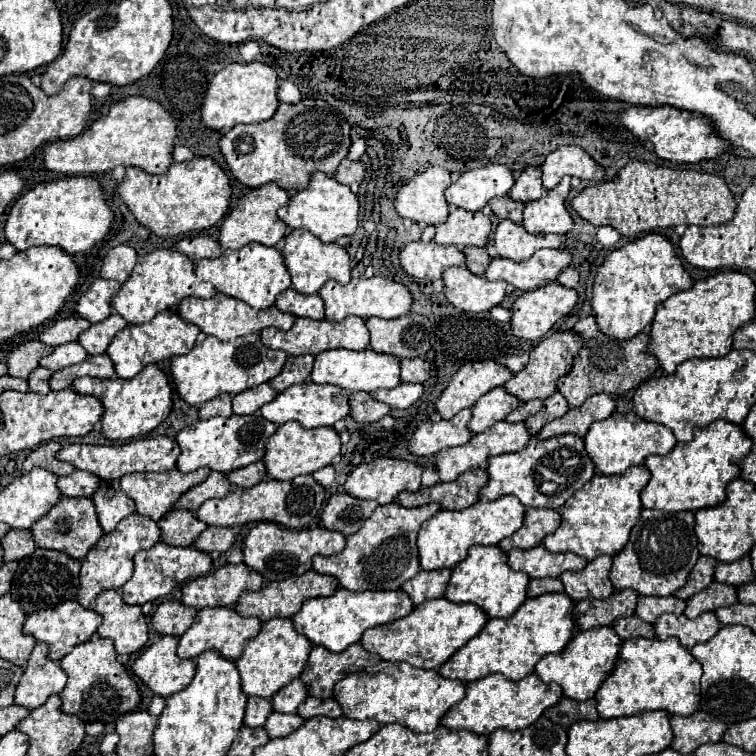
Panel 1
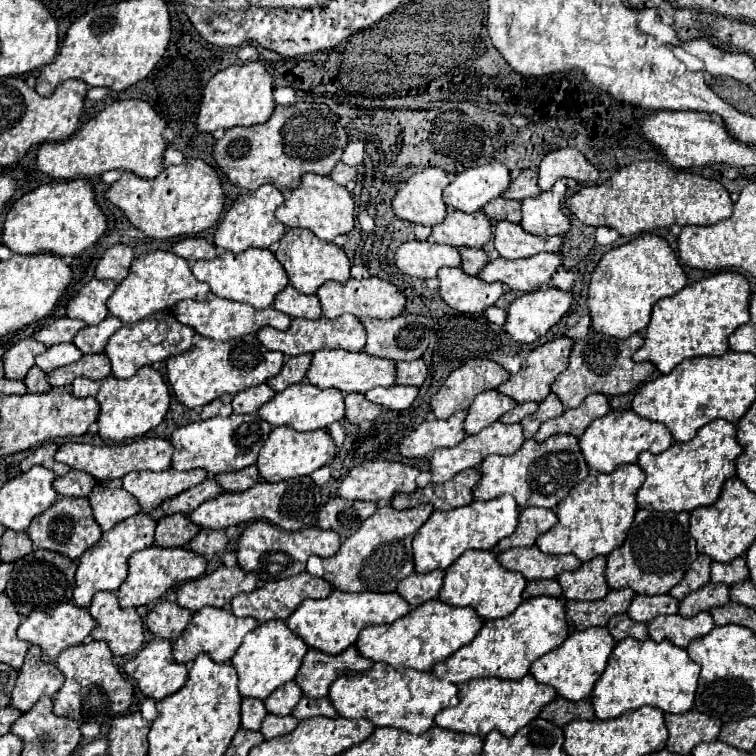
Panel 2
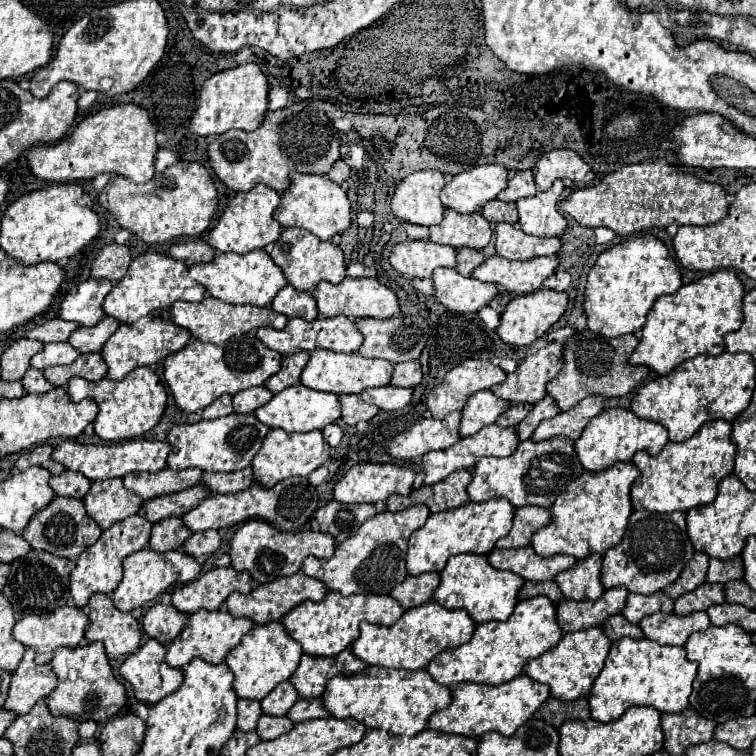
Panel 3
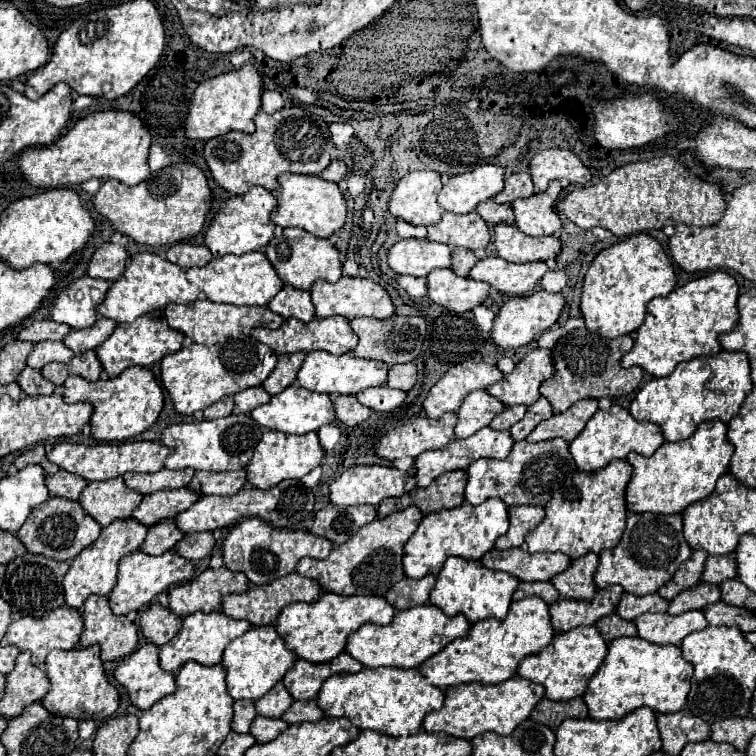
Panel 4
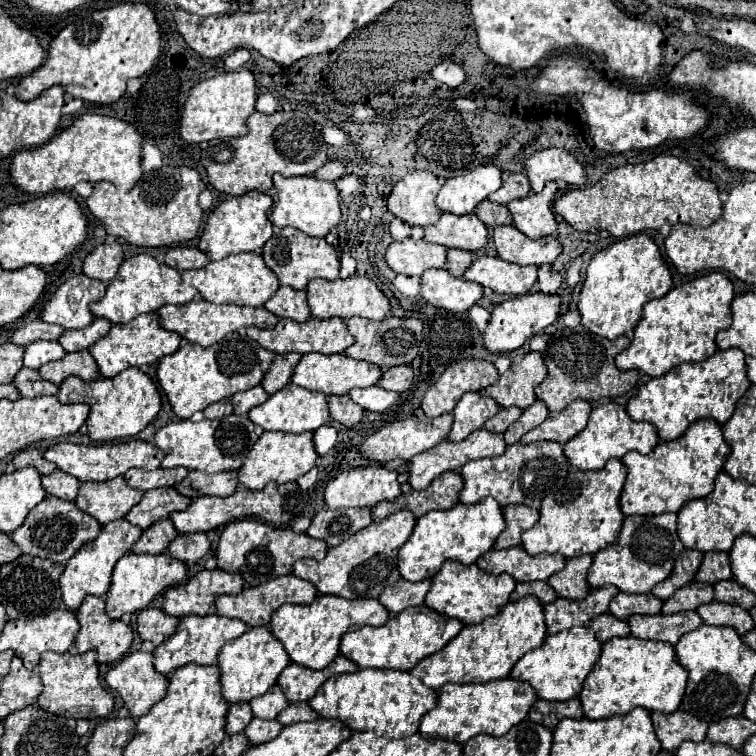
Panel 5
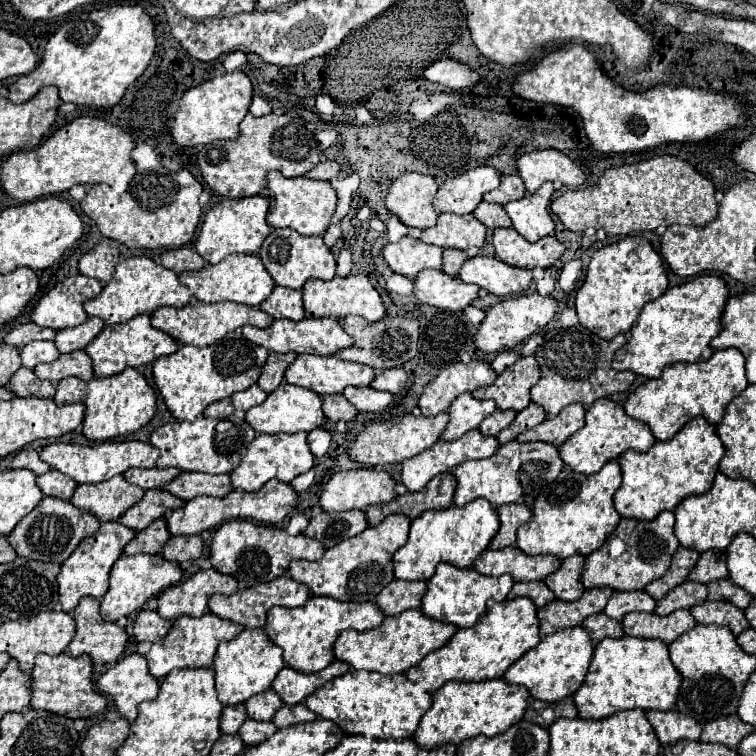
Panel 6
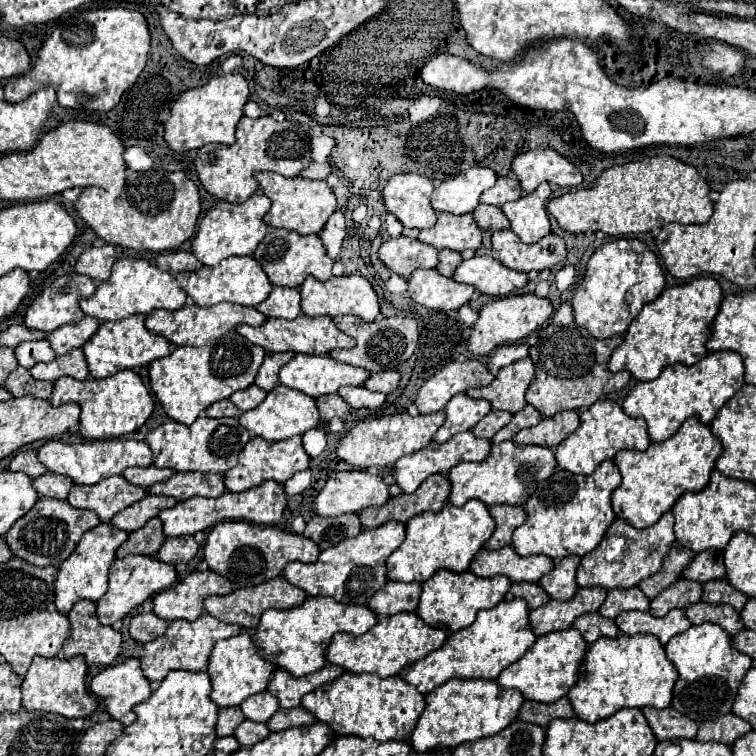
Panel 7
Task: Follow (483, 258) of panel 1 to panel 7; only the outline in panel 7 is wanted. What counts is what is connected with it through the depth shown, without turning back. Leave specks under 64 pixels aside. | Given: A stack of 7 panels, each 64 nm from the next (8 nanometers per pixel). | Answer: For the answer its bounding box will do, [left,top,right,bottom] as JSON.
[438,250,462,276]

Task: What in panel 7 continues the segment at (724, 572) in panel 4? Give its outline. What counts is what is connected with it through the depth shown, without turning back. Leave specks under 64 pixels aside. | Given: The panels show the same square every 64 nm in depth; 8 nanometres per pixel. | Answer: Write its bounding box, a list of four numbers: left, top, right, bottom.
[682,550,726,584]

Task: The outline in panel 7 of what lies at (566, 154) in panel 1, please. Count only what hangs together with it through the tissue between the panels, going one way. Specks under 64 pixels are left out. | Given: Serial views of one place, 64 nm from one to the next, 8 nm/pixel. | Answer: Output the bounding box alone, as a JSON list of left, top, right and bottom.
[512,148,582,194]

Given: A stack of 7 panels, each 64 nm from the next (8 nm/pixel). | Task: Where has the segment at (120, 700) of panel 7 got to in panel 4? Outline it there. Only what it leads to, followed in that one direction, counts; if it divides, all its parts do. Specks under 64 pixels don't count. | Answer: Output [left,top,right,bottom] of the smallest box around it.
[114,644,176,710]

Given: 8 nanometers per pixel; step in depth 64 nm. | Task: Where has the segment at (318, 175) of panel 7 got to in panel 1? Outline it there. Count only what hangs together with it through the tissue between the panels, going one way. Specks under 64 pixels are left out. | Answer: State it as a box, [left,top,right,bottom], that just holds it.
[334,158,366,186]

